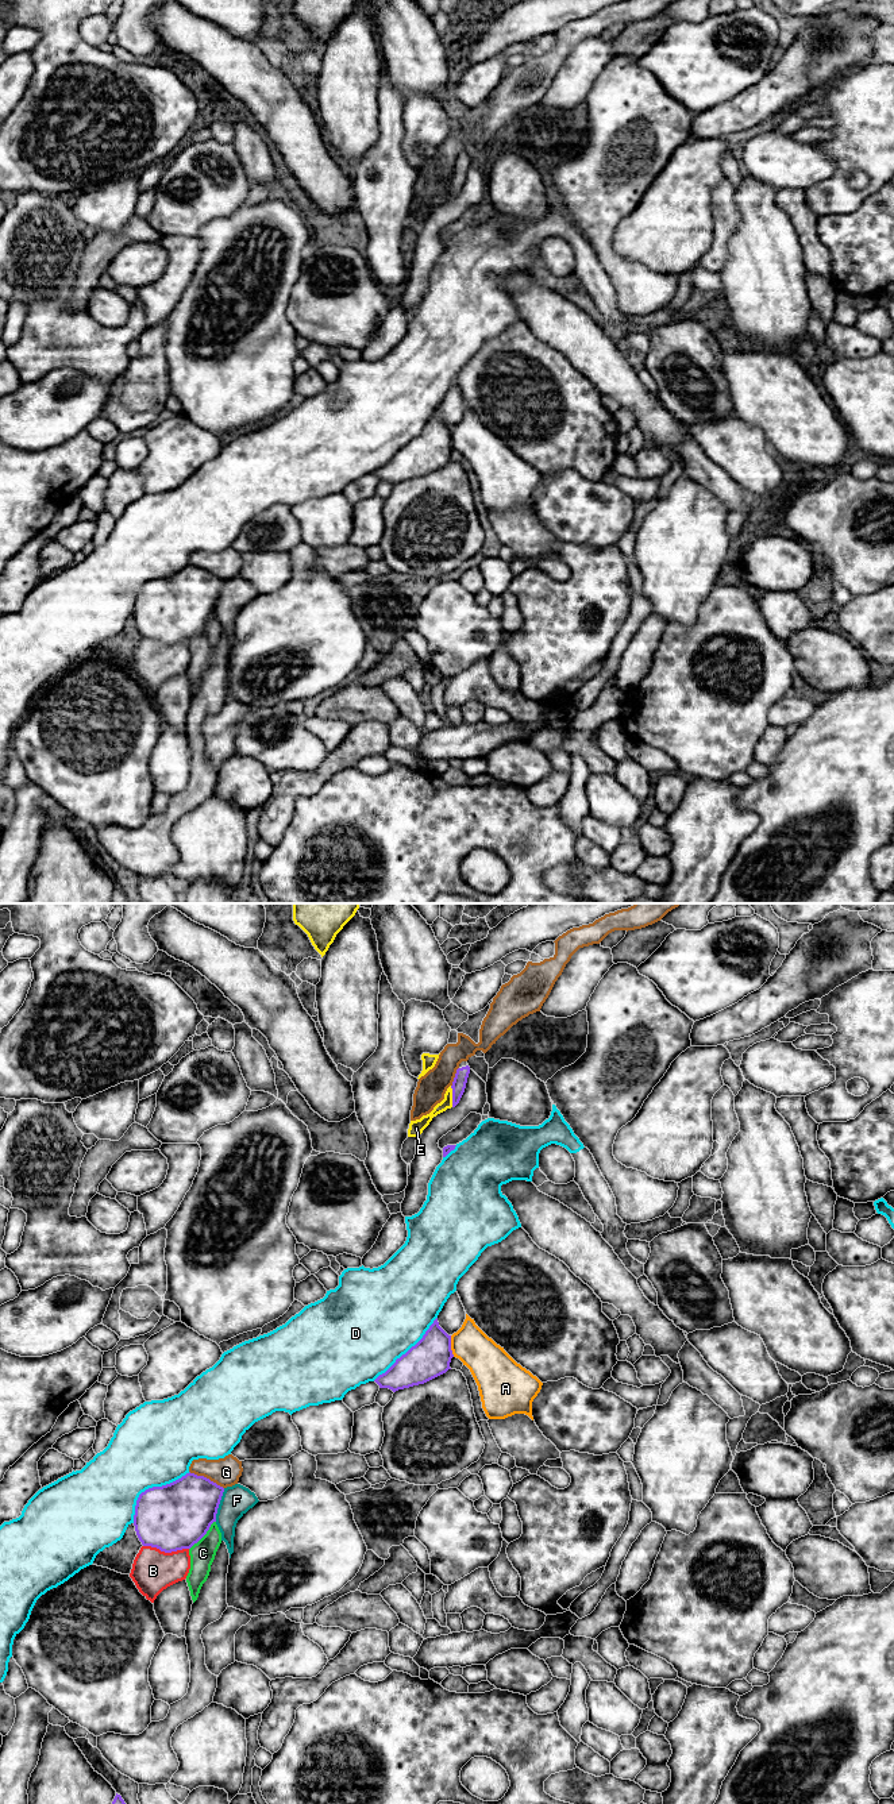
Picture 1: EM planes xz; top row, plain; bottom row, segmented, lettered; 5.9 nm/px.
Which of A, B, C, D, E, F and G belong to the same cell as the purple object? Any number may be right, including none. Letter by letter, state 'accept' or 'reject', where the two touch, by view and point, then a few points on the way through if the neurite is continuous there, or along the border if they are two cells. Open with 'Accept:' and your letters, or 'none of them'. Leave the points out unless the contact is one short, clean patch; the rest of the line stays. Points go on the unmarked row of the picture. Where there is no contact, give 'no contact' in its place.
Accept: none of them
A: reject | xz (450, 439)
B: reject | xz (166, 644)
C: reject | xz (203, 628)
D: reject | xz (150, 581)
E: reject | xz (453, 189) | along xz (450, 178), (453, 199)
F: reject | xz (219, 596)
G: reject | xz (205, 570)

